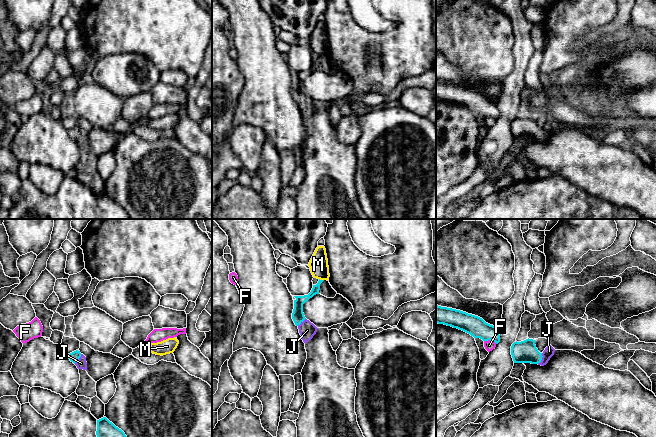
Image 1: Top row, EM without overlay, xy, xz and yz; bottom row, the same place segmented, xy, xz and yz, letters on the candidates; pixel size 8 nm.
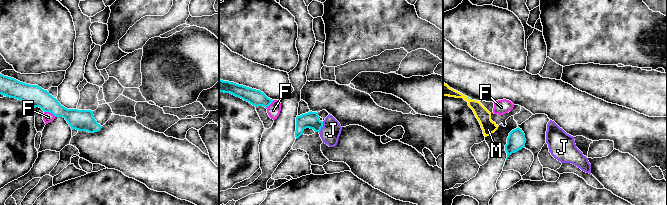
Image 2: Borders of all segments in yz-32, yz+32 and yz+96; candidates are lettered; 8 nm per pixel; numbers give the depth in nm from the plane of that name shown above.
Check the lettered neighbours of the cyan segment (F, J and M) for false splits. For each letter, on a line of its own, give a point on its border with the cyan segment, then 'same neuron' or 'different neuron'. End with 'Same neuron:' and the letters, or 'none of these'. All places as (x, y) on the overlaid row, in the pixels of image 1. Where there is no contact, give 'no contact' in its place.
F: meets cyan in yz at (490, 340); different neuron
J: meets cyan in yz at (541, 359); same neuron
M: meets cyan in xz at (321, 280); different neuron
Same neuron: J

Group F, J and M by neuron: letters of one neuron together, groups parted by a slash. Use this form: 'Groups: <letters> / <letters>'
Groups: F / J / M

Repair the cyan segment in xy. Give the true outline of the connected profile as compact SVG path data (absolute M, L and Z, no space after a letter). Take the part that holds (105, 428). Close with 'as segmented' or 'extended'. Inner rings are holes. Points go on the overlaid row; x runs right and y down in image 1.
M106 417L97 420L97 437L127 437L125 433Z; as segmented

